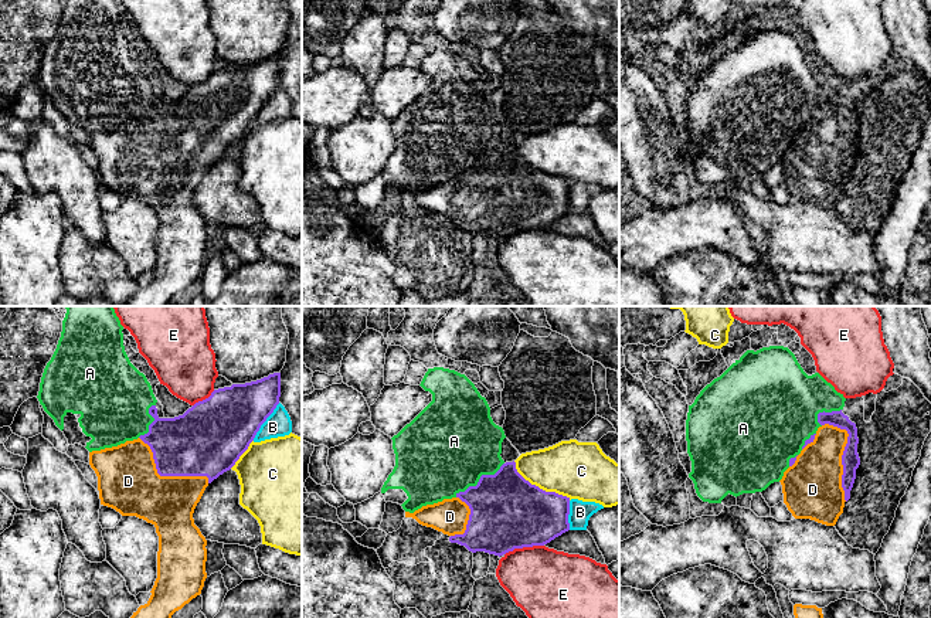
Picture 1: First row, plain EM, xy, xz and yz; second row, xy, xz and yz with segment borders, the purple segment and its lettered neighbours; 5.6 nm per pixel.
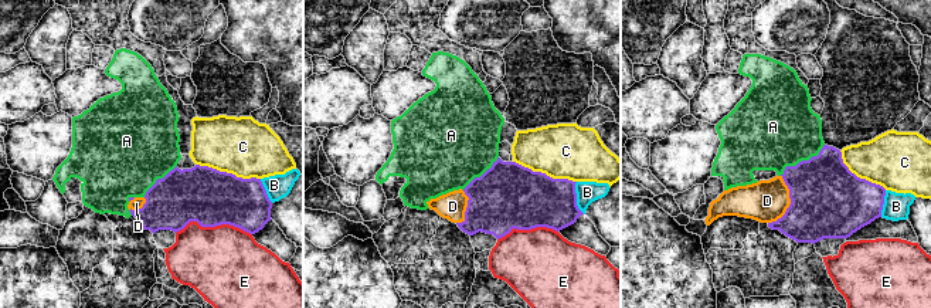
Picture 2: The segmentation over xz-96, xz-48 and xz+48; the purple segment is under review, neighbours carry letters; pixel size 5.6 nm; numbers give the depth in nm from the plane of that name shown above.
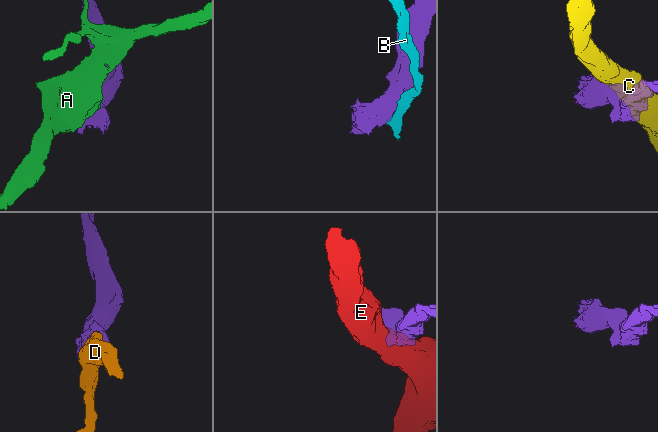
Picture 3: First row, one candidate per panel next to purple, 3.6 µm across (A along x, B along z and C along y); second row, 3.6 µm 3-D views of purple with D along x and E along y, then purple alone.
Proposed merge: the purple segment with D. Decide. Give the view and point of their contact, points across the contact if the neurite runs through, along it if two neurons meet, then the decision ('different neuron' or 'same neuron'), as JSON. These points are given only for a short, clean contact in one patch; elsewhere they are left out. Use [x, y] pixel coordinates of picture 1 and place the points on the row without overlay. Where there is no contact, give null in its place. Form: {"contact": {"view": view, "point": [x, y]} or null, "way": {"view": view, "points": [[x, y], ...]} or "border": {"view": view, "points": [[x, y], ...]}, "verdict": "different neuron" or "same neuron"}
{"contact": {"view": "yz", "point": [842, 138]}, "verdict": "same neuron"}

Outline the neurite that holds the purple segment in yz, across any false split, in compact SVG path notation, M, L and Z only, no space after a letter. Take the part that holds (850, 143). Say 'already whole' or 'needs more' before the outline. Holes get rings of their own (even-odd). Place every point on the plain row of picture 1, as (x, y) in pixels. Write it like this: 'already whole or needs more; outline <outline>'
needs more; outline M840 94L819 95L818 113L805 123L802 133L789 142L789 150L784 154L784 186L795 201L811 201L826 208L835 208L843 196L845 186L850 181L850 173L860 147L857 136L857 111Z

